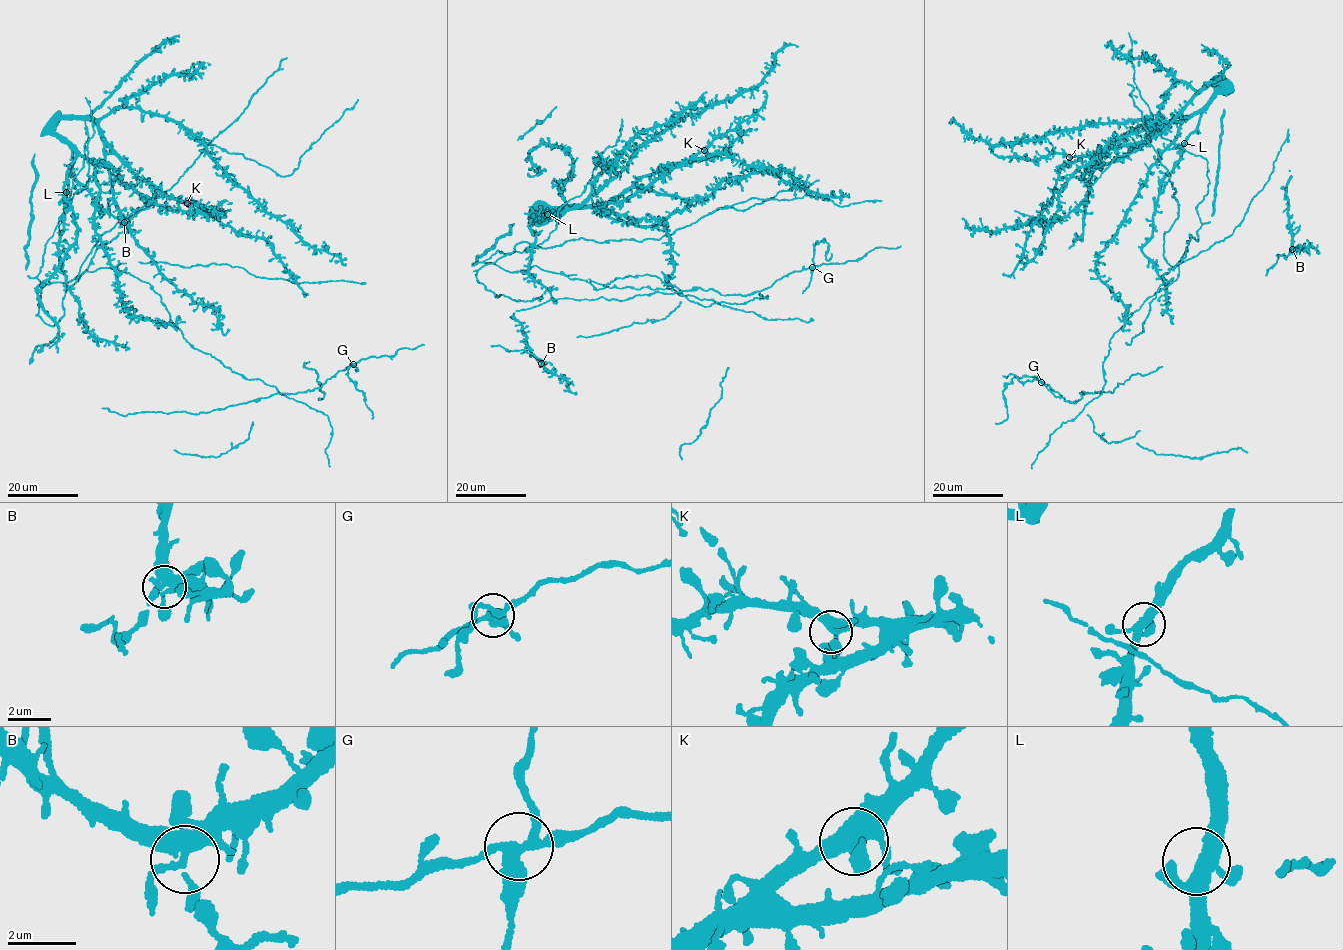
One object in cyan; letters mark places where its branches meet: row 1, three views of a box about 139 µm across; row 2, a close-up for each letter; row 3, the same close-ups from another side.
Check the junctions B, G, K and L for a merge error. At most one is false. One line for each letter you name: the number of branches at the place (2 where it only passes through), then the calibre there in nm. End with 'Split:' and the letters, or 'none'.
G: 4 branches meet; 340 nm thick
Split: G

